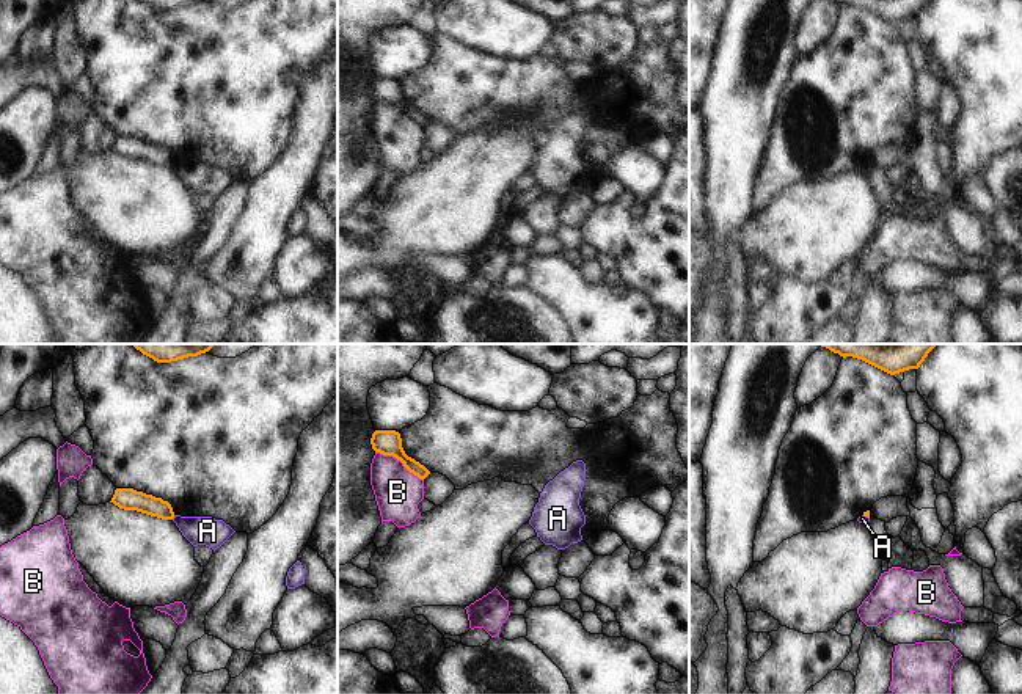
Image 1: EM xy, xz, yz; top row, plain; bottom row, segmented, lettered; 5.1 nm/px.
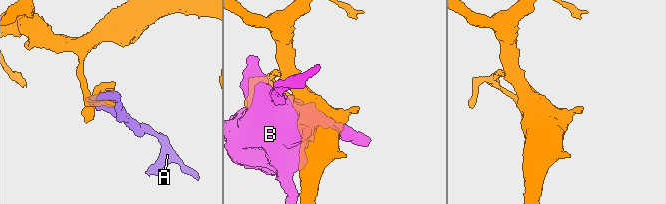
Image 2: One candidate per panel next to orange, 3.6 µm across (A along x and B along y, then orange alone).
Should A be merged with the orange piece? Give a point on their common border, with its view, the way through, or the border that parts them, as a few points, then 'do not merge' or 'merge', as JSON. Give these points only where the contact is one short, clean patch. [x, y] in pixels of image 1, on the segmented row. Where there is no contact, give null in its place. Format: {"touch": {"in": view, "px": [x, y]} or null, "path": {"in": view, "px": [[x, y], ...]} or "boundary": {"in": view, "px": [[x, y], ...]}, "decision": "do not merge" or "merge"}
{"touch": {"in": "xy", "px": [173, 517]}, "boundary": {"in": "xy", "px": [[175, 515], [171, 518]]}, "decision": "do not merge"}

